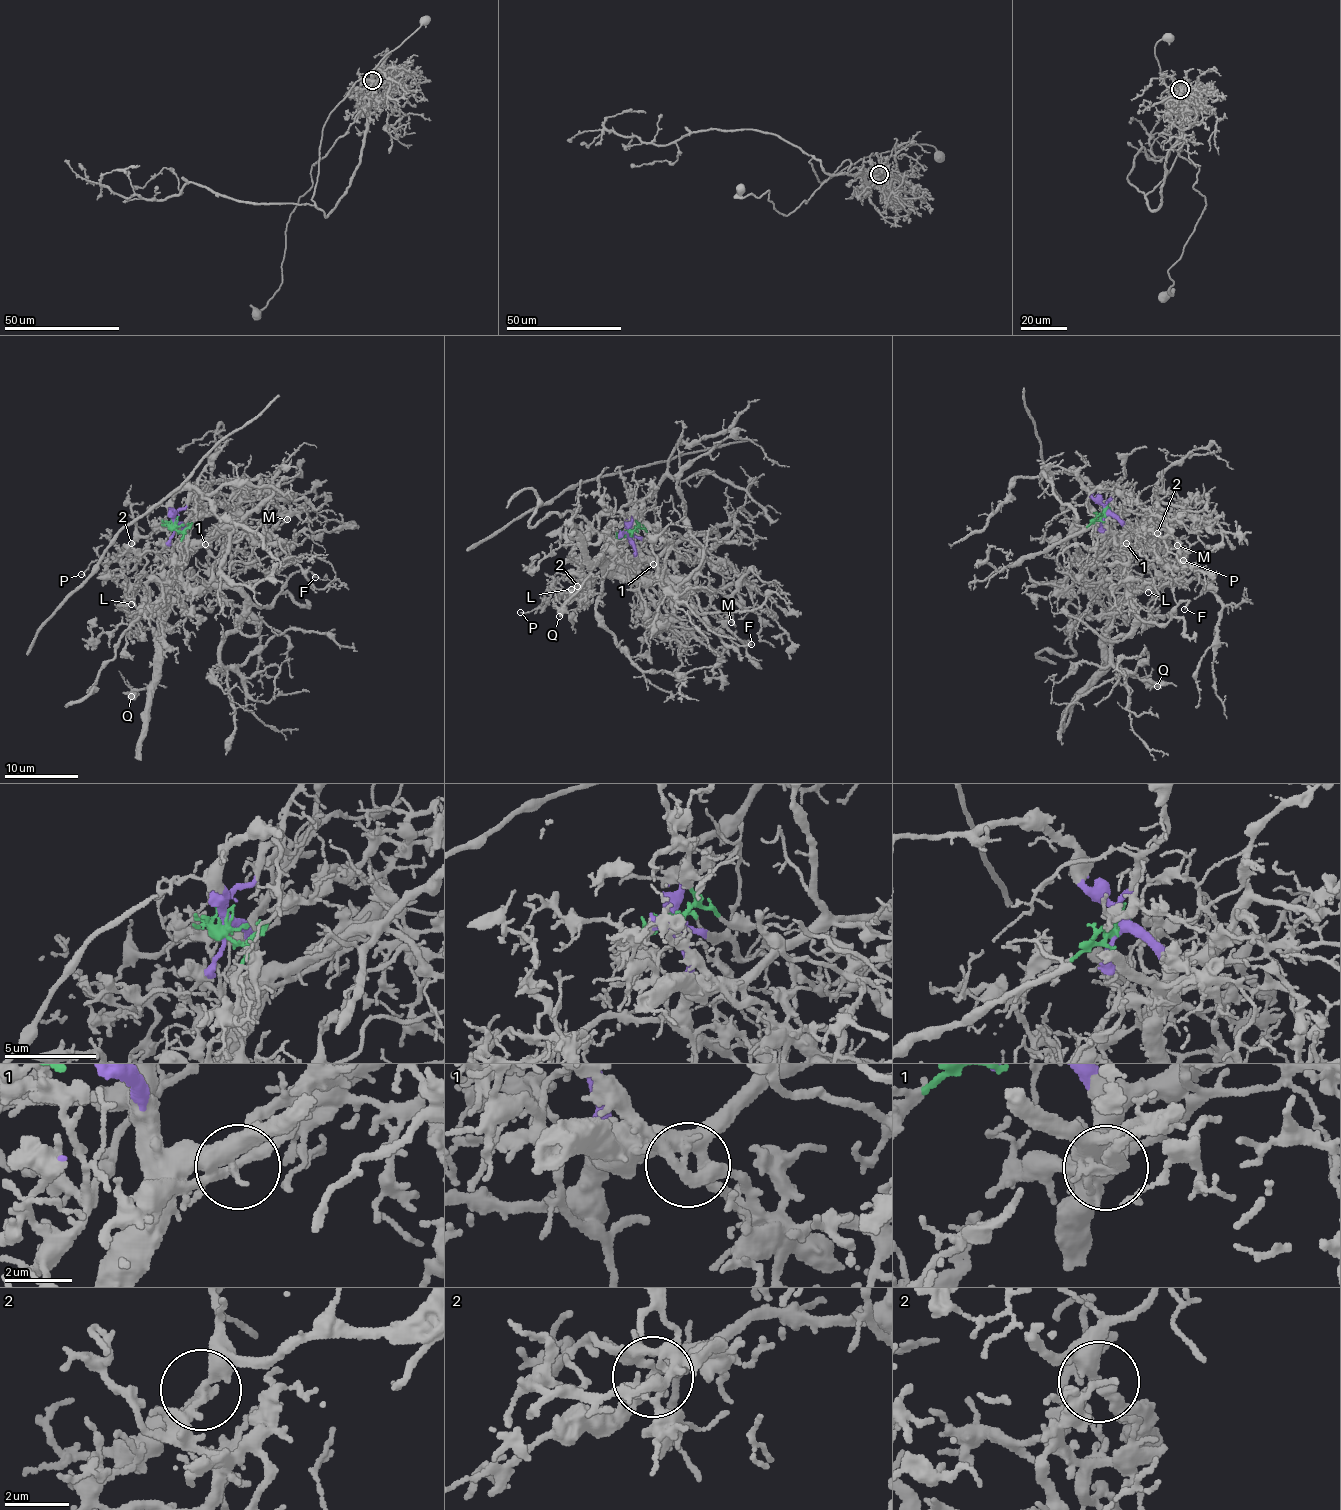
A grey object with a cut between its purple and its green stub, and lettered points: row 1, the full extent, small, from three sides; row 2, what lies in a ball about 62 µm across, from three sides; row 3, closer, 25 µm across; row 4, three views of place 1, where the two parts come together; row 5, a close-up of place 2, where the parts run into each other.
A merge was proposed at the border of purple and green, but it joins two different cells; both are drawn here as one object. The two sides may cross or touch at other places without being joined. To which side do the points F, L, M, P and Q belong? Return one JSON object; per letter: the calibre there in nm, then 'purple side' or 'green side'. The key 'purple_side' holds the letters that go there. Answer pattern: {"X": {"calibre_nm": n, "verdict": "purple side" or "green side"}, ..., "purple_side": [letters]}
{"F": {"calibre_nm": 170, "verdict": "purple side"}, "L": {"calibre_nm": 140, "verdict": "green side"}, "M": {"calibre_nm": 150, "verdict": "green side"}, "P": {"calibre_nm": 140, "verdict": "purple side"}, "Q": {"calibre_nm": 360, "verdict": "purple side"}, "purple_side": ["F", "P", "Q"]}

